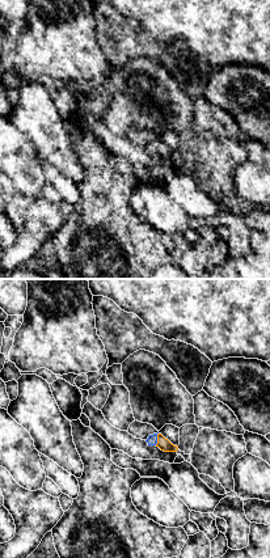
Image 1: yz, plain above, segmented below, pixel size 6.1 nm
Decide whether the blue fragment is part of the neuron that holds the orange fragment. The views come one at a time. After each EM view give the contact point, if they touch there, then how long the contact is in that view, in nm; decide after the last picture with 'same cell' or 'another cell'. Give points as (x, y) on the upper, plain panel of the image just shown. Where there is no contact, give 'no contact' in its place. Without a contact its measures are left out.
contact (157, 146); length 80 nm

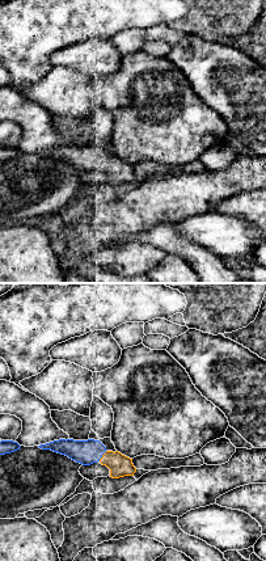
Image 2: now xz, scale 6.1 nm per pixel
contact (102, 163); length 80 nm

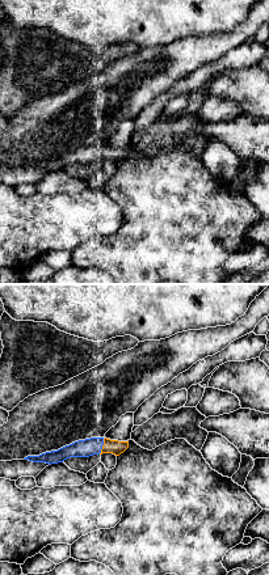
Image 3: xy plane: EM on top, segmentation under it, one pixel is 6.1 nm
contact (103, 153); length 100 nm

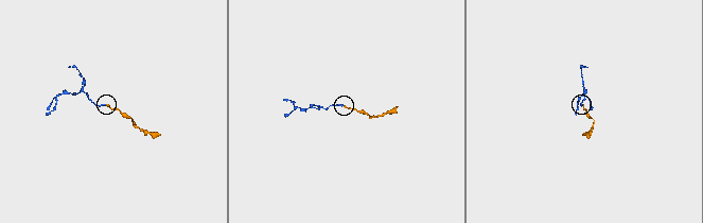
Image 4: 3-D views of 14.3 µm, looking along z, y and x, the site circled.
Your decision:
same cell

